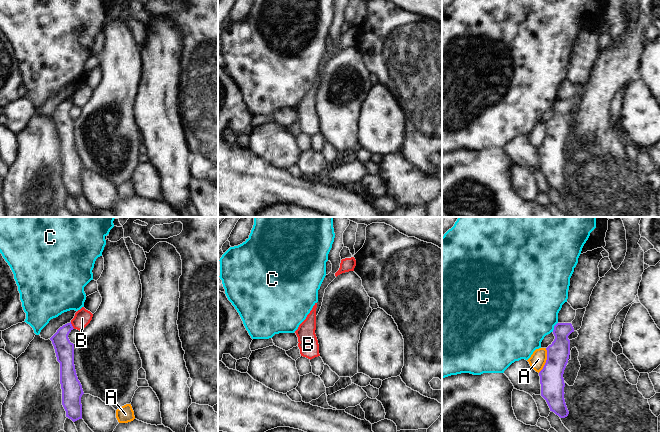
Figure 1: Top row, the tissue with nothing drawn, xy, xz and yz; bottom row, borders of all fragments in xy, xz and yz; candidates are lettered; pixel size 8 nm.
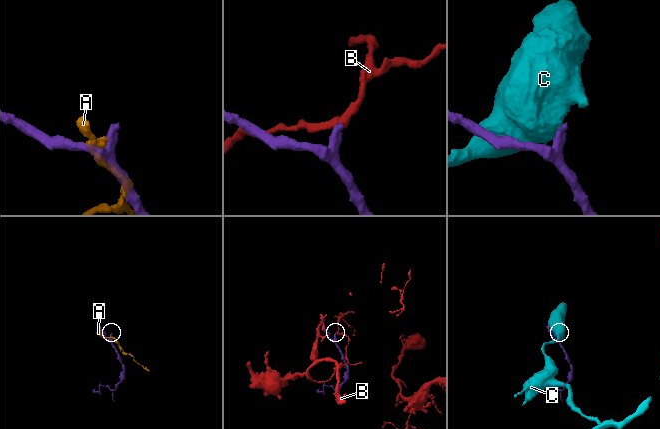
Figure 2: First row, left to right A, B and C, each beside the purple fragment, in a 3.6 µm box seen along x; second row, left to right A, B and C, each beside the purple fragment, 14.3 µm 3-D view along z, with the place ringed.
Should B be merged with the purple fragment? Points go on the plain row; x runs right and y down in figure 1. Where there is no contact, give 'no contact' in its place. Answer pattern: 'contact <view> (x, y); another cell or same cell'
contact xy (71, 101); another cell

